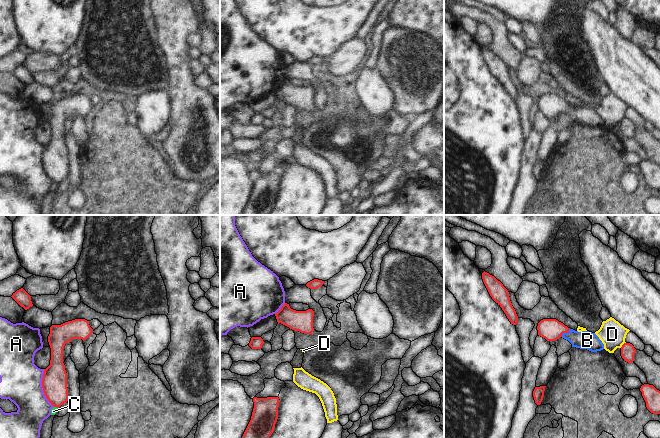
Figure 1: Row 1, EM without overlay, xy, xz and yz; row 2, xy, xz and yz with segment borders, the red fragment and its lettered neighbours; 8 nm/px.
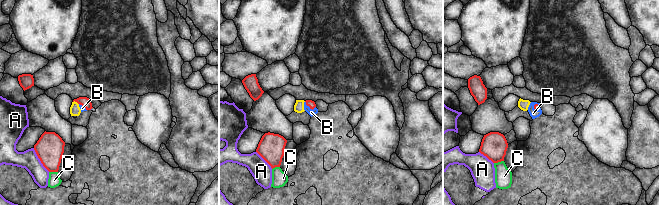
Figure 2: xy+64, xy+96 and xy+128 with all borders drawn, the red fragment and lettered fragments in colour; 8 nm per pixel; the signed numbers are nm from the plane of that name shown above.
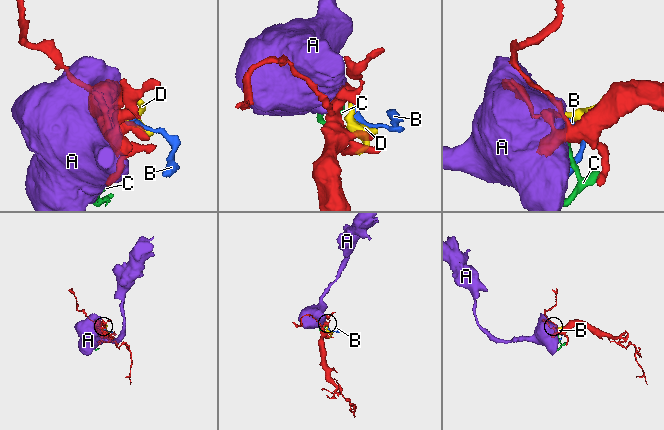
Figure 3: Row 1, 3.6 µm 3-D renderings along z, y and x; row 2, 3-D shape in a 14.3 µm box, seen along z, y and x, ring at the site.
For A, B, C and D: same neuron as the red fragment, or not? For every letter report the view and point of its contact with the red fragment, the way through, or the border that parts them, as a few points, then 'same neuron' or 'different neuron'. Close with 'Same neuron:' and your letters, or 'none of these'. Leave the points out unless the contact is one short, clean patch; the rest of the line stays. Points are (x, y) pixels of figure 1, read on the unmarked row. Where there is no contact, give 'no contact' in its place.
A: meets red in xy at (42, 163); different neuron
B: meets red in yz at (565, 108); runs through yz (551, 105), (565, 108), (577, 115), (587, 116); same neuron
C: meets red in xy at (55, 182); different neuron
D: meets red in yz at (622, 121); different neuron
Same neuron: B

